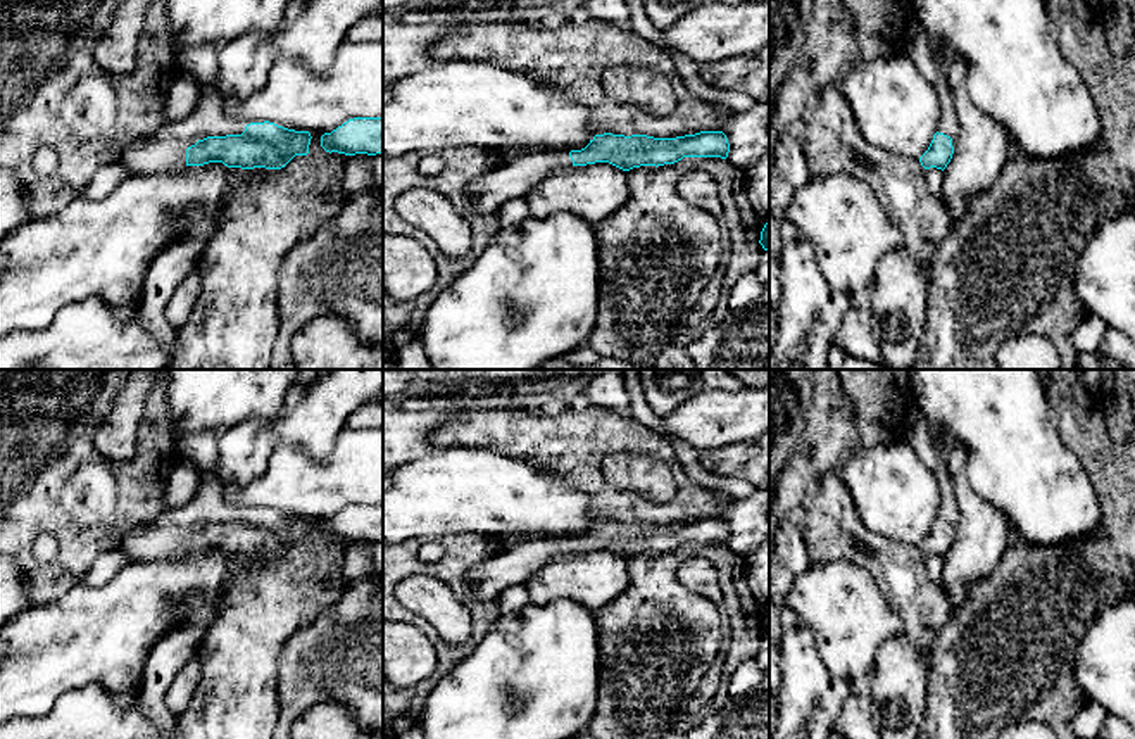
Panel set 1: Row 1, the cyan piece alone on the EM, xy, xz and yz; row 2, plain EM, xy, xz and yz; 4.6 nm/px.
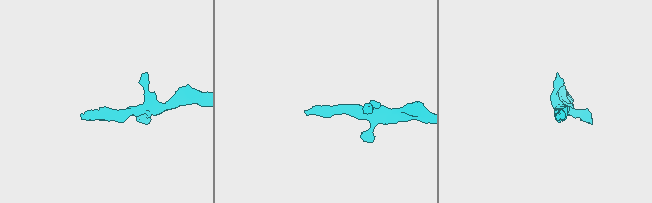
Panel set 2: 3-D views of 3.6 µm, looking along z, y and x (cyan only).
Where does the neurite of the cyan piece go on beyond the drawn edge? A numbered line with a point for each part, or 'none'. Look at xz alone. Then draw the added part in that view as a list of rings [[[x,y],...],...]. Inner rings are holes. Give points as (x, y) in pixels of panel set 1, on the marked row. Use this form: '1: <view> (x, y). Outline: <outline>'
1: xz (489, 192). Outline: [[[533,150],[474,178],[467,185],[467,195],[480,214],[492,214],[507,200],[524,197],[540,181],[571,166],[569,152]]]

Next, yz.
1: yz (947, 125). Outline: [[[930,33],[928,36],[930,48],[935,55],[935,62],[938,66],[938,76],[933,81],[938,100],[940,100],[940,121],[937,126],[938,133],[944,133],[952,138],[952,147],[956,147],[956,136],[959,133],[959,123],[954,112],[952,92],[949,86],[949,69],[952,66],[952,48],[950,45],[938,35]]]

